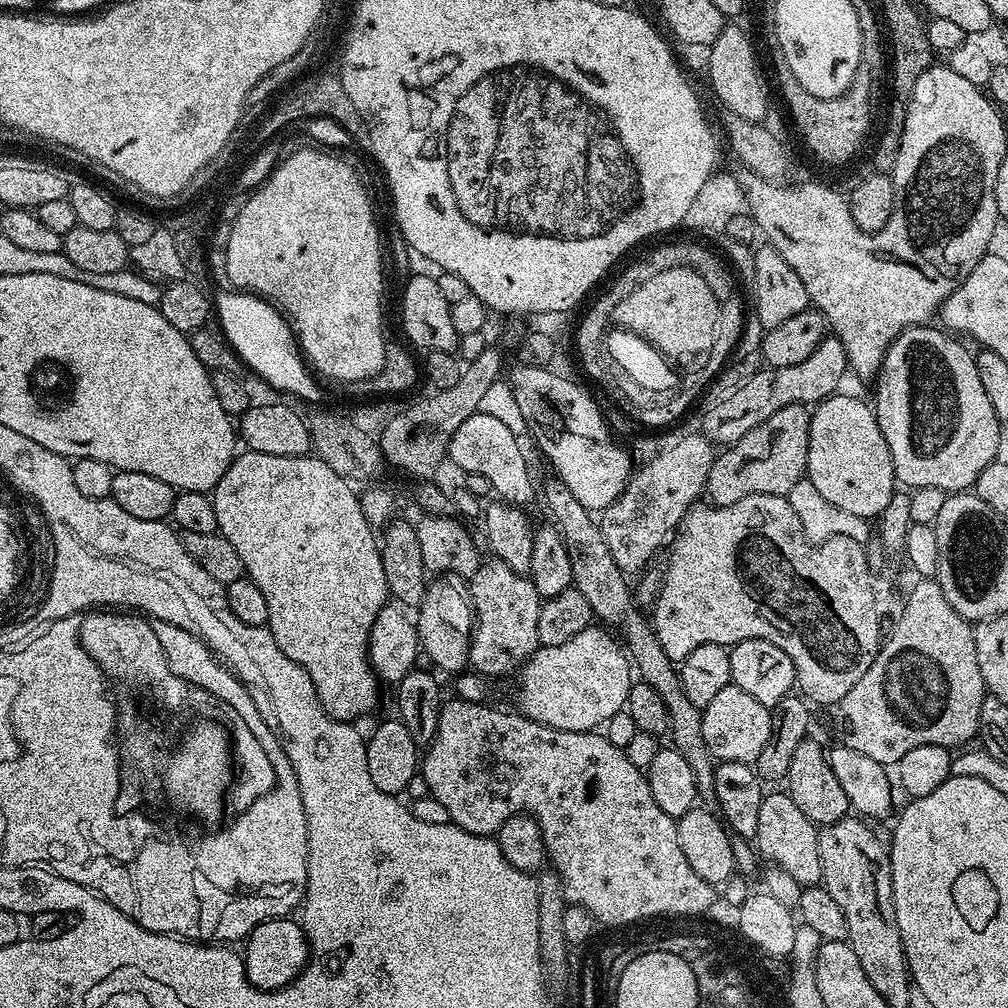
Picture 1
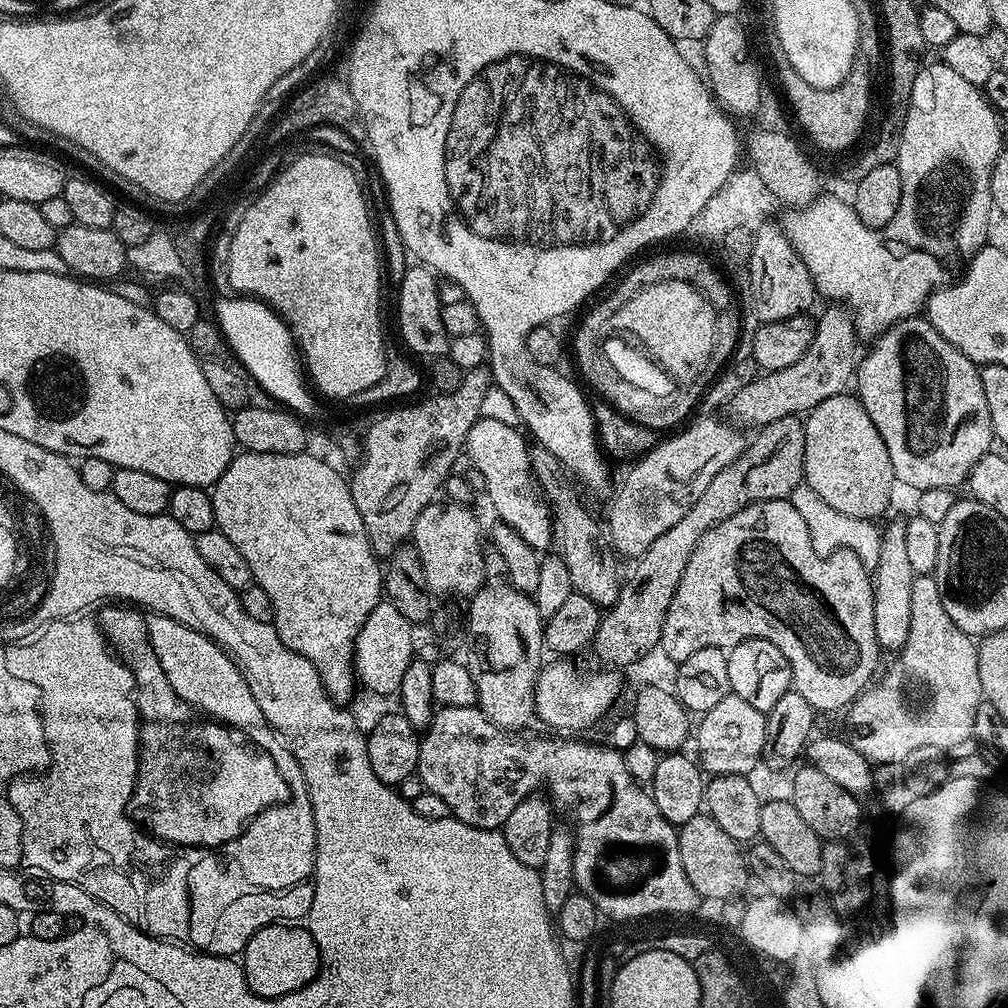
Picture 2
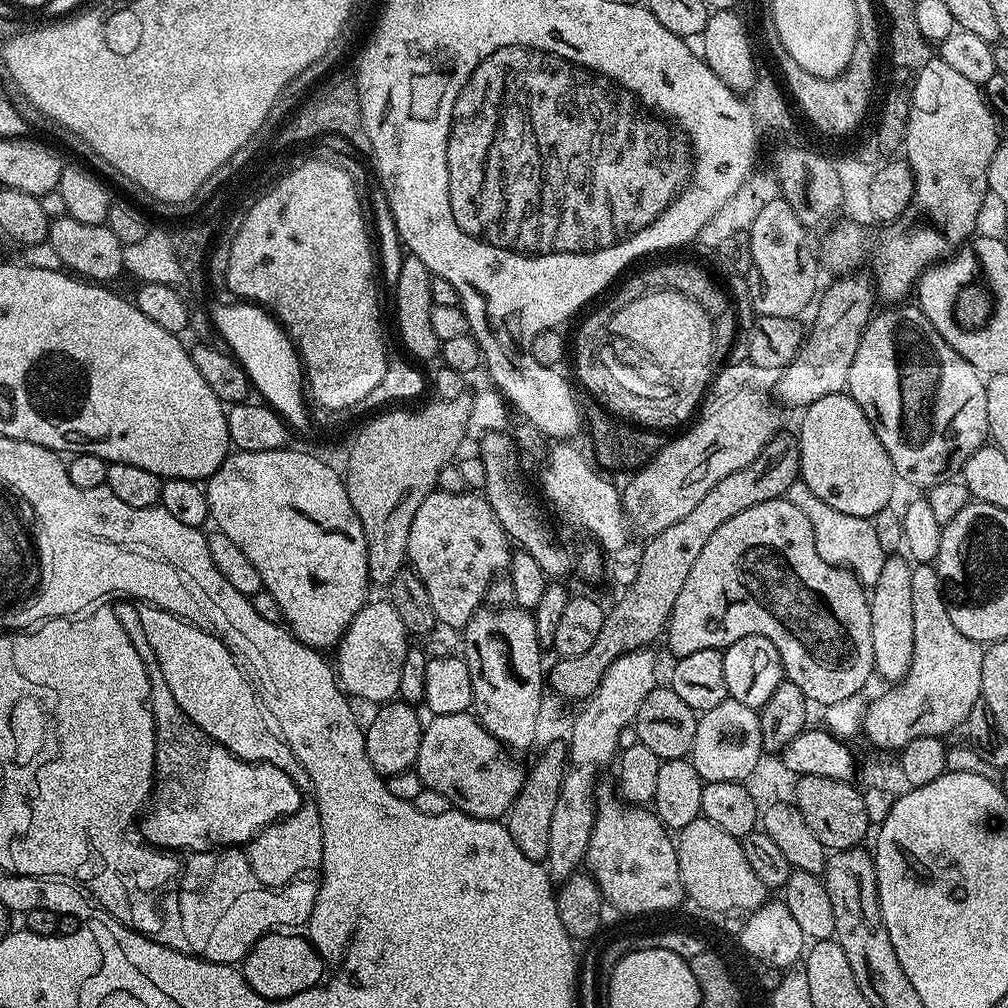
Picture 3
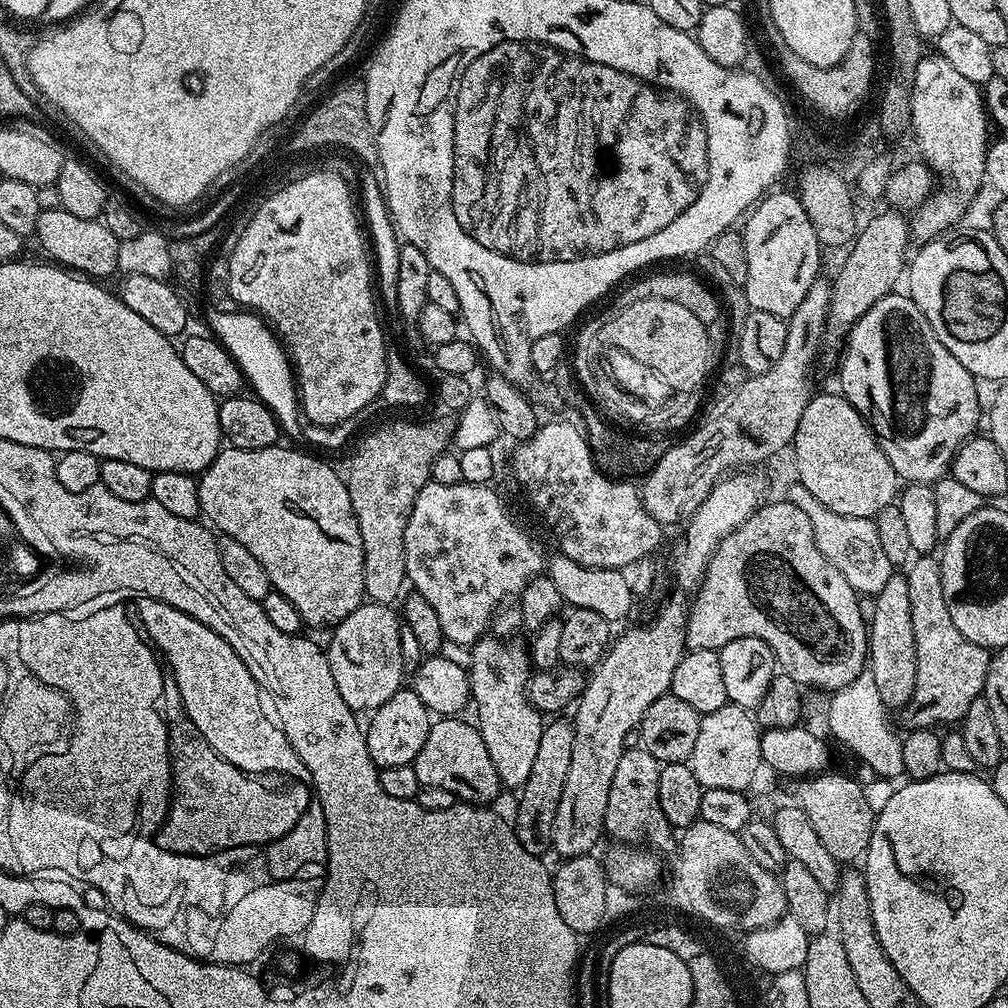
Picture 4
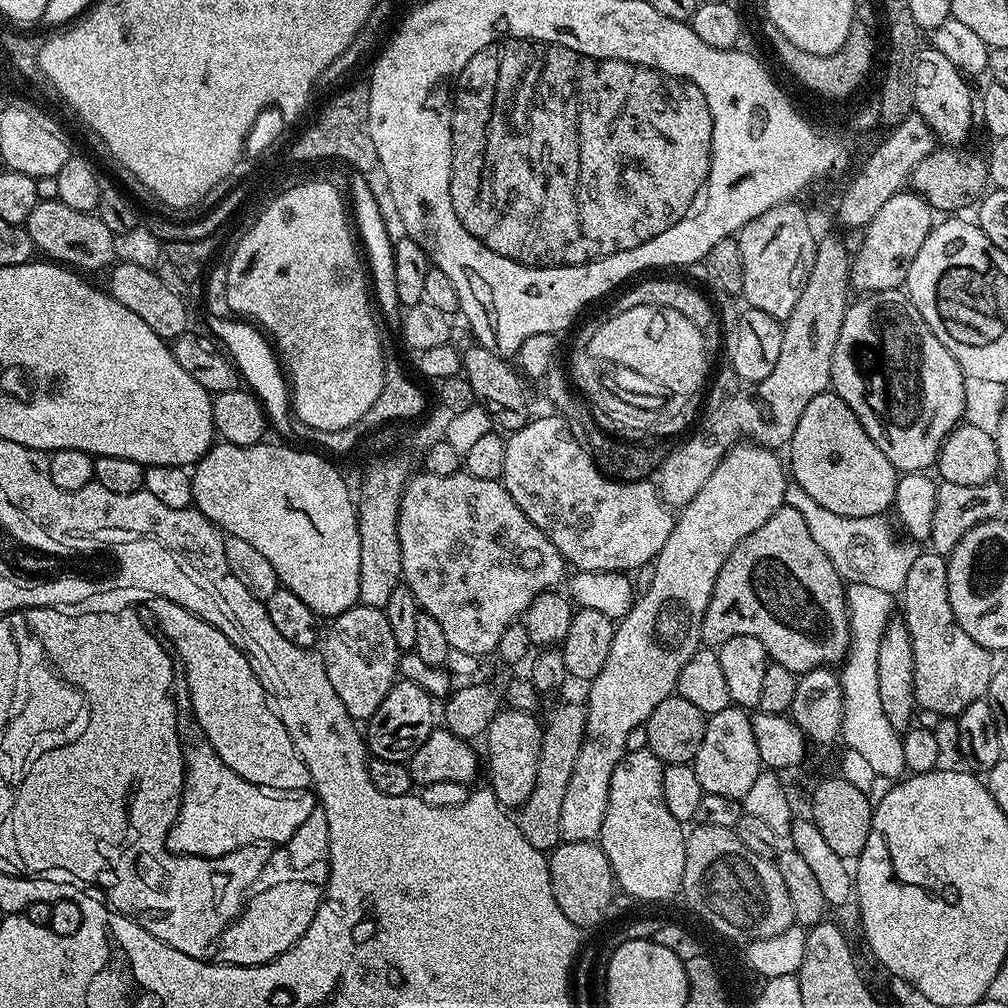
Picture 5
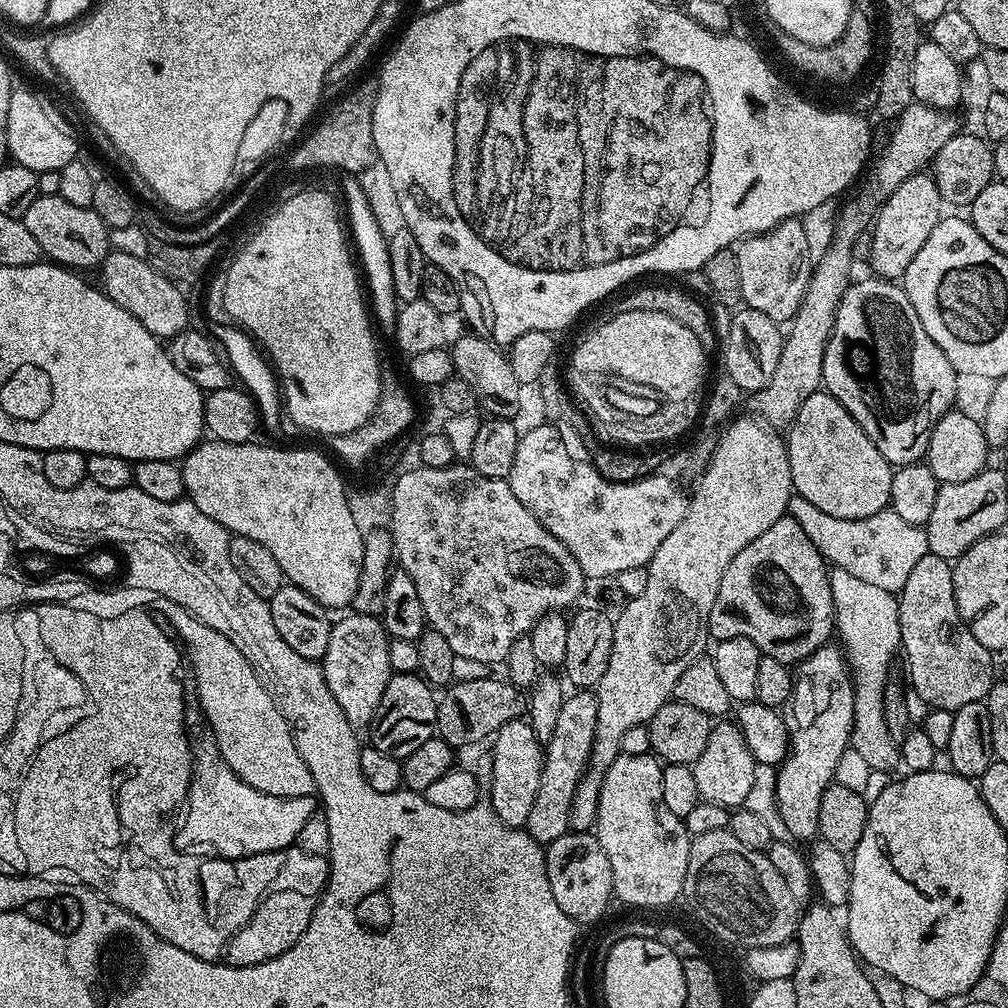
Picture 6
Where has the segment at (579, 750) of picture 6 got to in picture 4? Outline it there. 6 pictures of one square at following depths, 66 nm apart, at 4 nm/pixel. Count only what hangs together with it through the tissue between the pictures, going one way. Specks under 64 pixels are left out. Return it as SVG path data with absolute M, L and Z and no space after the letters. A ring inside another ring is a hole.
M552 718L542 730L542 742L538 742L538 754L534 757L534 766L530 778L526 778L524 787L519 789L520 801L516 804L516 822L514 831L518 842L526 846L530 854L543 857L552 846L554 814L558 814L558 798L562 798L562 785L570 770L570 757L574 750L574 730L569 721Z

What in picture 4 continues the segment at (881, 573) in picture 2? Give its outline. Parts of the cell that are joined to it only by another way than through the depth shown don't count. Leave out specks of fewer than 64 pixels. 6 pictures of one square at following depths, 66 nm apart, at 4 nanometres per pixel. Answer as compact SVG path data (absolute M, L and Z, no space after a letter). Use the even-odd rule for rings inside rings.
M893 574L878 590L871 601L868 625L867 671L878 686L878 698L889 710L903 710L914 694L914 682L918 674L918 646L914 646L914 622L910 618L910 590L907 575Z

